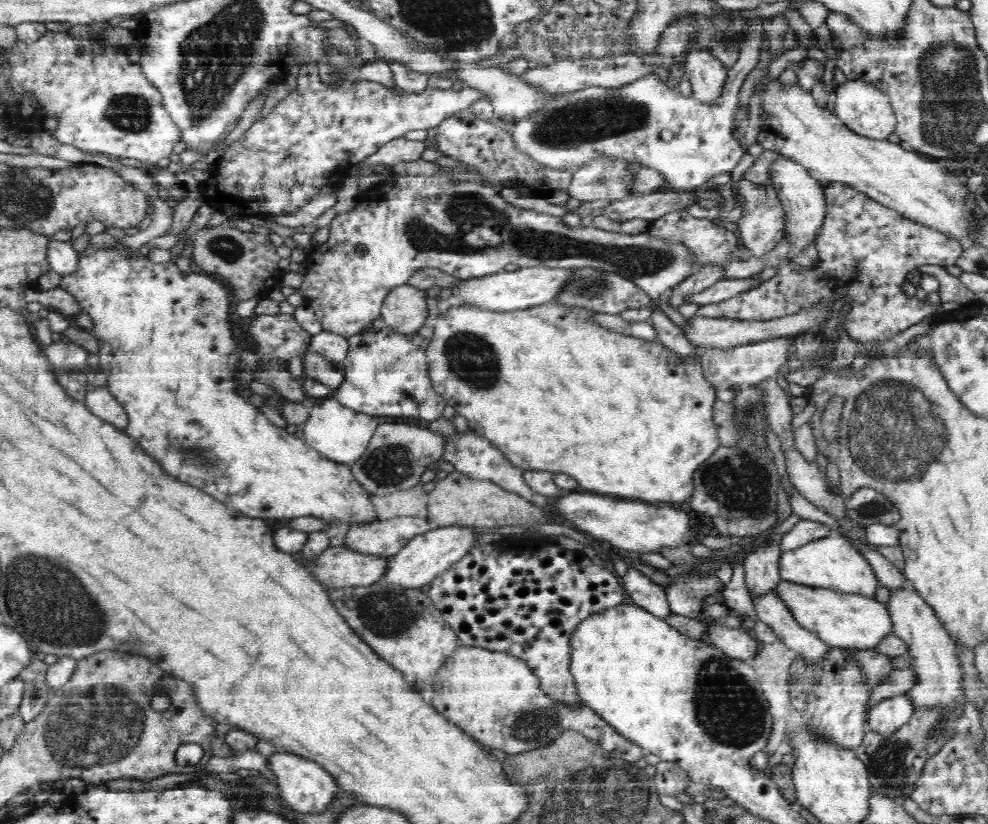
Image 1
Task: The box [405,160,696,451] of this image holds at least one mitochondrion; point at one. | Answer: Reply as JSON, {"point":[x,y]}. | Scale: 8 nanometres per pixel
{"point":[474,360]}

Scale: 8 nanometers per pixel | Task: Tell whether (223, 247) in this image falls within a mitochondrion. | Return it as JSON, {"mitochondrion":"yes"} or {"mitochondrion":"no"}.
{"mitochondrion":"yes"}

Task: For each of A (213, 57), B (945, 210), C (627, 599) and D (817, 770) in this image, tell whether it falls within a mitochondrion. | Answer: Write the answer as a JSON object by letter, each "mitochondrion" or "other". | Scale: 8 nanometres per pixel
{"A":"mitochondrion","B":"other","C":"other","D":"other"}

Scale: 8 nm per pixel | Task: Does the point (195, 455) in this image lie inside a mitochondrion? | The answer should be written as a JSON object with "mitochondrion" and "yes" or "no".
{"mitochondrion":"yes"}

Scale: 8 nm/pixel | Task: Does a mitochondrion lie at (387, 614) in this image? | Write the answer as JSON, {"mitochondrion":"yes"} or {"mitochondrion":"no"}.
{"mitochondrion":"yes"}

